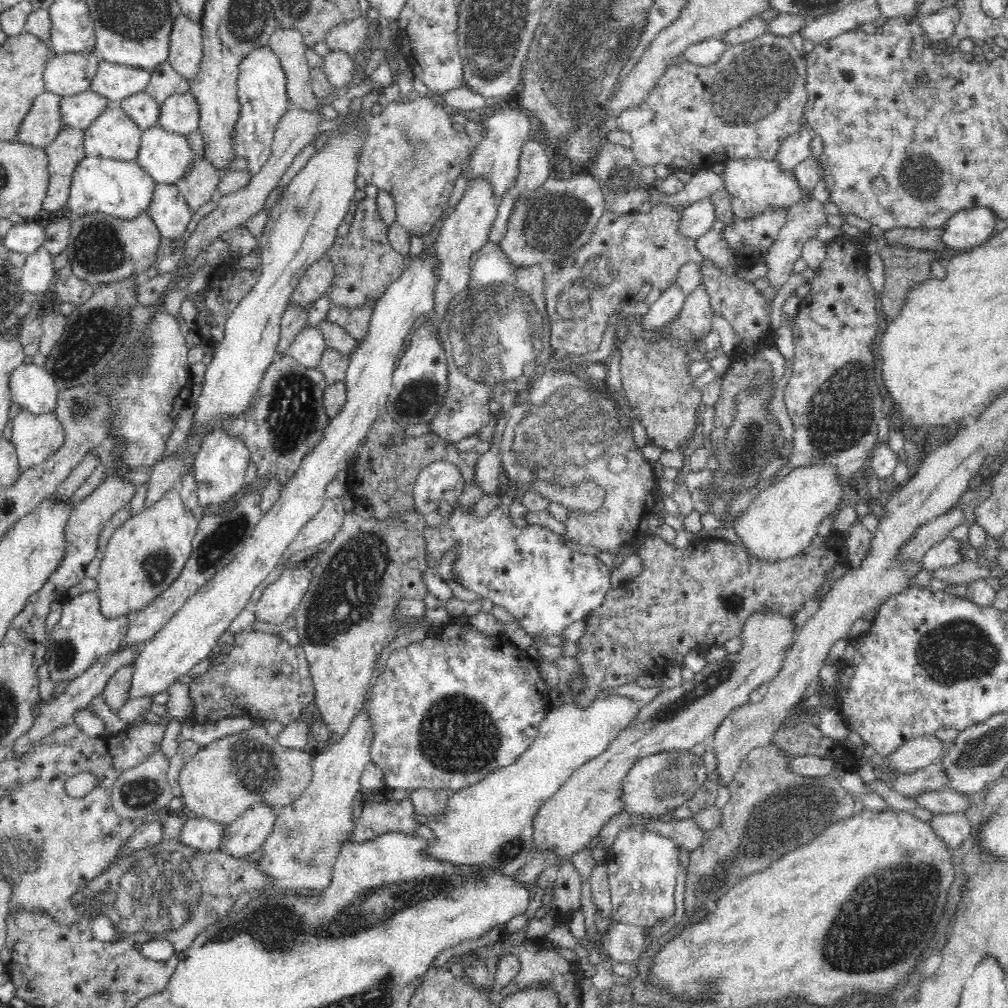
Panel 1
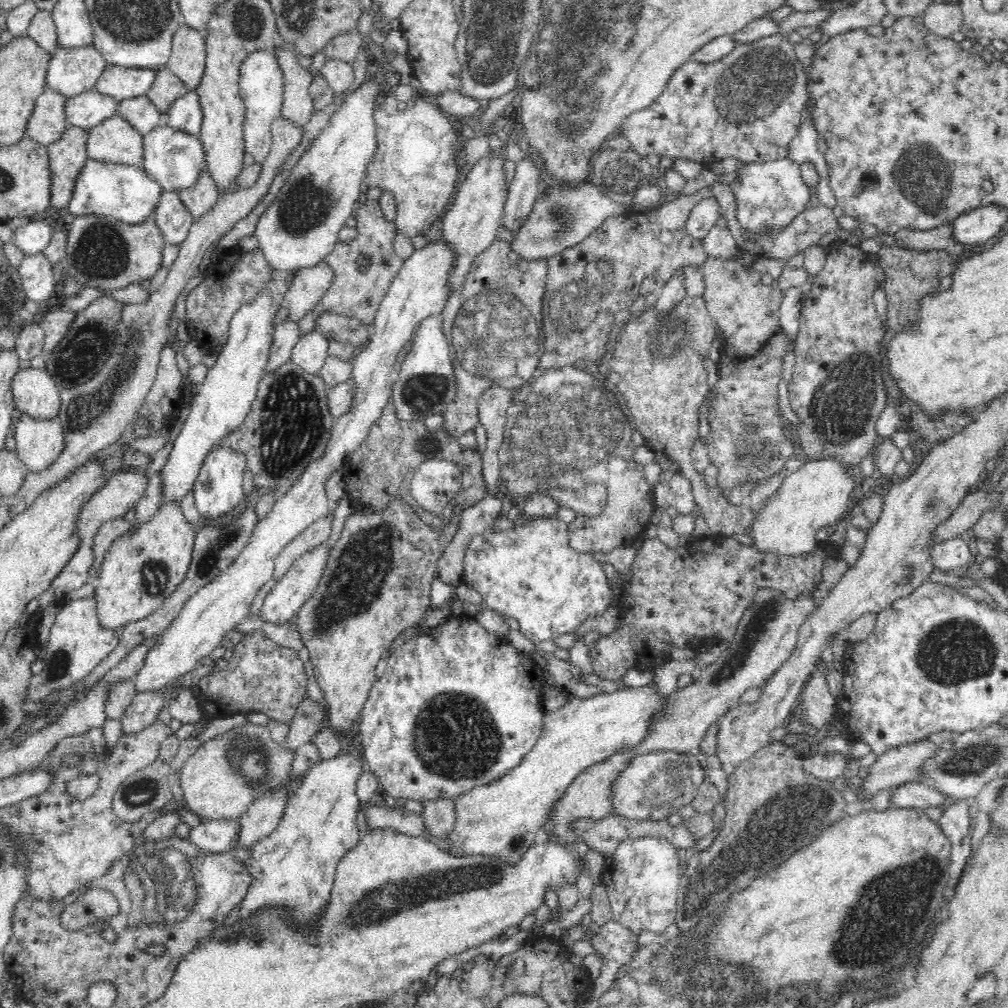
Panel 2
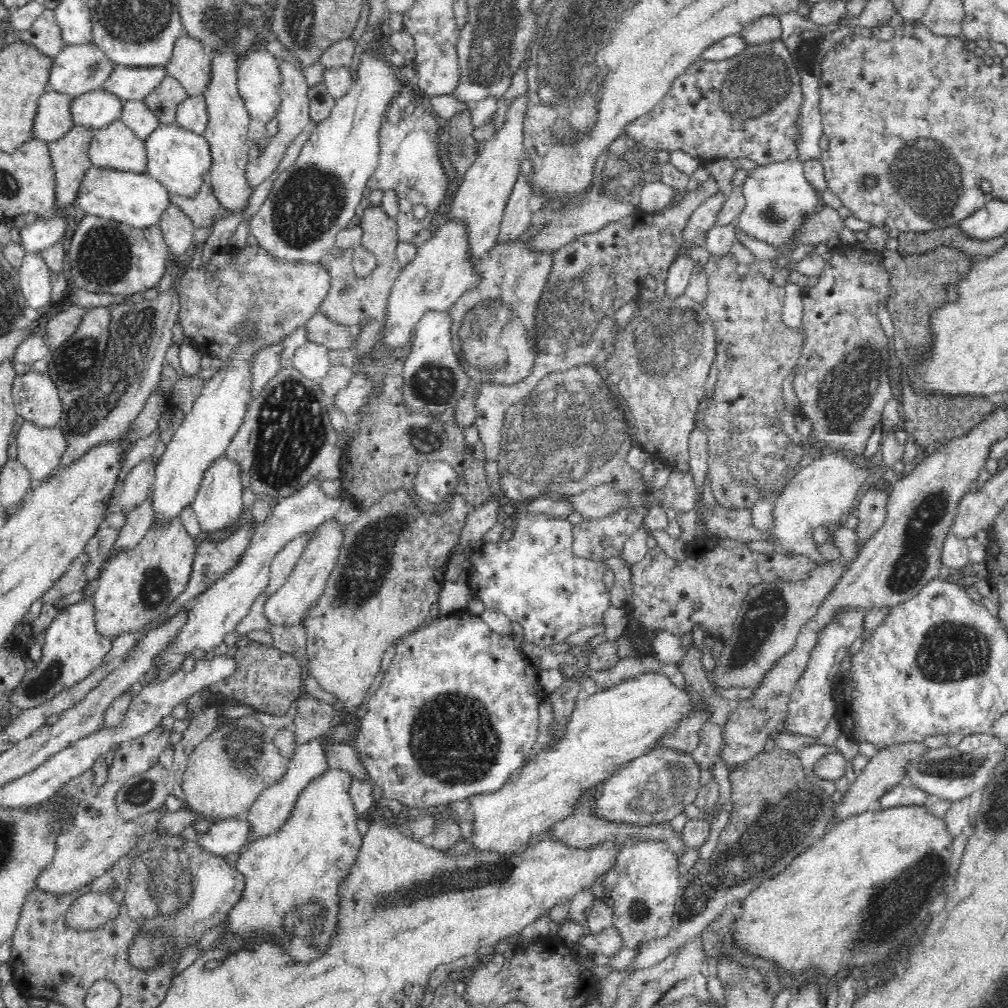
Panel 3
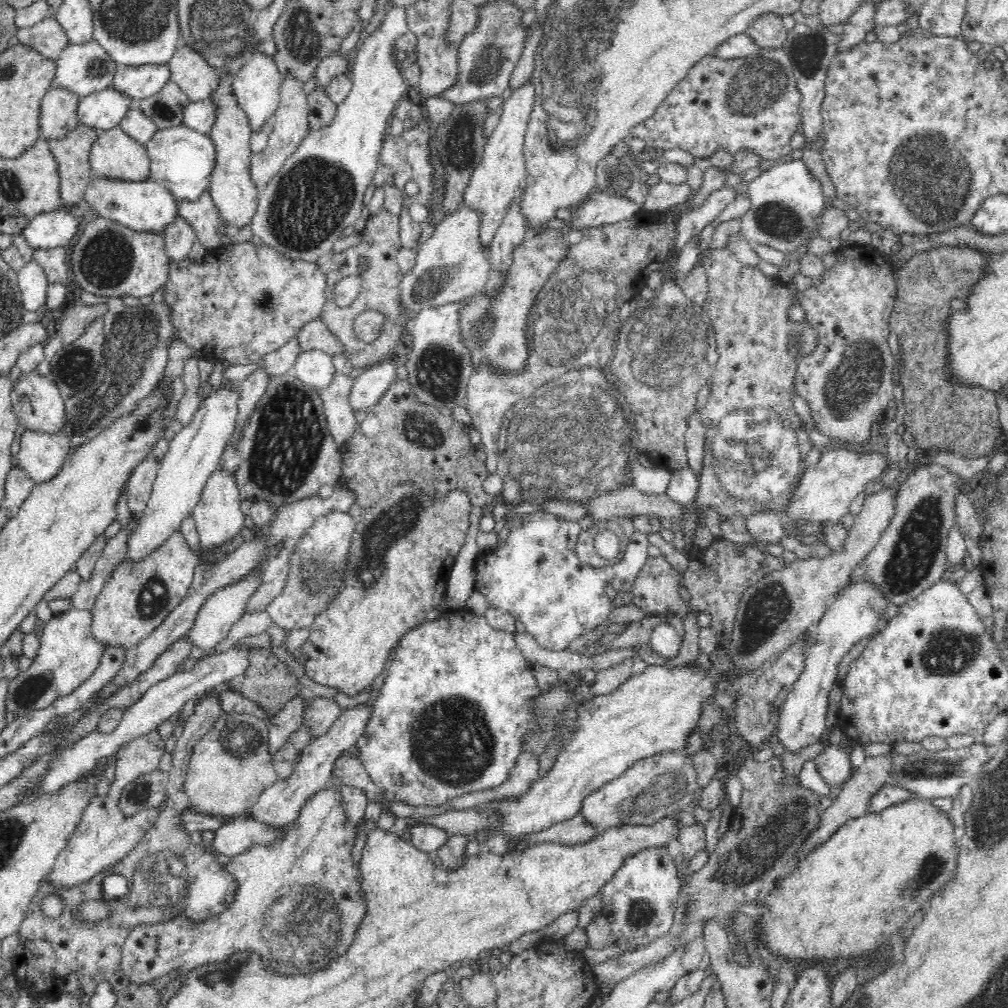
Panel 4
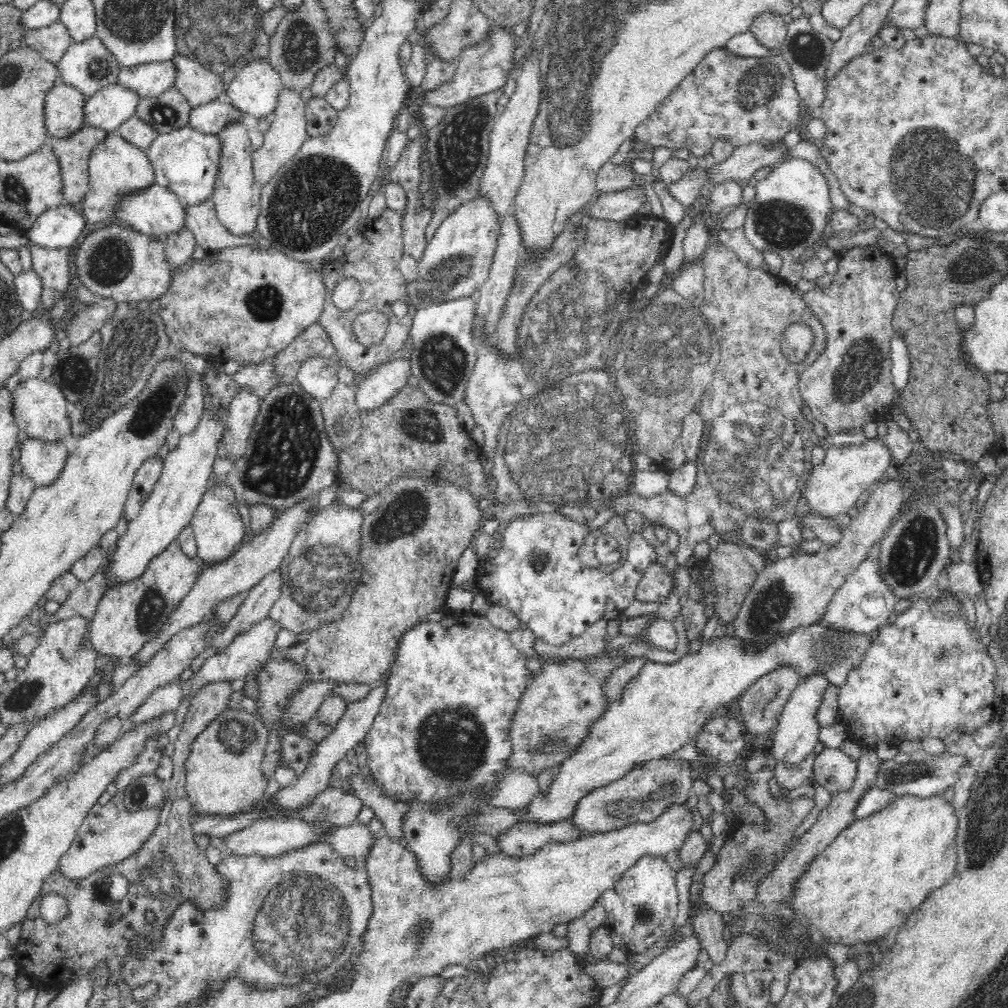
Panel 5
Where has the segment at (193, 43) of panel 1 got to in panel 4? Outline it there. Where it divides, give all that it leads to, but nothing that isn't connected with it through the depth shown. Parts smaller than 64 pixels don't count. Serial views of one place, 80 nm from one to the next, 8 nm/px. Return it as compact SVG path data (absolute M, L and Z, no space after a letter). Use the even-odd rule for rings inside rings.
M180 43L167 63L170 80L180 86L189 101L210 99L218 86L215 67L206 61L206 56L193 44Z

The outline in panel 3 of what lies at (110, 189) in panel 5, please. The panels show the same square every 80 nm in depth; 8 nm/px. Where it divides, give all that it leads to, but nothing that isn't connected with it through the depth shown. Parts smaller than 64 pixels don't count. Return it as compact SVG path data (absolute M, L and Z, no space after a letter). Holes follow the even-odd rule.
M120 119L93 131L89 146L92 165L146 172L145 143Z

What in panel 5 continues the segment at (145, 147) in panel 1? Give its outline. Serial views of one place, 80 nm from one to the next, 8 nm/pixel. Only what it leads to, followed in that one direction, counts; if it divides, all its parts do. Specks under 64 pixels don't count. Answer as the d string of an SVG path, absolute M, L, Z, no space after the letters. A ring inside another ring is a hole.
M188 124L181 127L158 134L146 153L153 168L153 182L170 189L184 205L194 205L212 194L222 145L214 135L202 134Z

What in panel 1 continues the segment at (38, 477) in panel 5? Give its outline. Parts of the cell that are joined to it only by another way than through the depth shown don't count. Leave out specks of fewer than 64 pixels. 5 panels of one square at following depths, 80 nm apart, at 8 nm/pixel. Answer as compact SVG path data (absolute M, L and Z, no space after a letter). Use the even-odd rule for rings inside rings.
M24 407L12 420L12 439L20 471L31 469L56 452L65 441L55 411L34 414Z

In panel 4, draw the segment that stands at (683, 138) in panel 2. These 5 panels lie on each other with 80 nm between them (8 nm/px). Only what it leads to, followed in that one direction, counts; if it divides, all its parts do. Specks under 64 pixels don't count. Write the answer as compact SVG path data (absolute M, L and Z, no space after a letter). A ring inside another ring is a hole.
M782 46L770 49L761 48L759 51L735 59L722 59L717 56L712 56L711 54L703 56L690 68L688 75L676 84L676 87L670 92L667 98L663 100L663 103L654 114L633 126L631 137L642 139L646 143L648 154L651 154L654 150L659 148L664 149L664 151L679 148L689 152L695 159L711 157L712 154L716 154L718 150L726 150L726 152L730 152L732 156L739 153L750 153L750 155L758 157L759 160L770 160L770 162L774 162L774 160L778 160L778 158L784 158L784 156L788 156L788 154L795 153L792 150L792 146L790 146L790 141L792 136L800 131L801 124L800 104L802 98L801 92L798 91L798 80L796 80L794 68L794 62L790 60L790 56L786 54Z

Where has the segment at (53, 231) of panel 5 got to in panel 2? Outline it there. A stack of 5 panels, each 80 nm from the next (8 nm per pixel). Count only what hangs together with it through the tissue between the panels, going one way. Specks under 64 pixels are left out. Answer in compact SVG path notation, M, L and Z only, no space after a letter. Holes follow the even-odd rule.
M46 221L30 222L30 224L20 226L9 242L26 255L33 255L42 251L48 244L52 229L52 224Z

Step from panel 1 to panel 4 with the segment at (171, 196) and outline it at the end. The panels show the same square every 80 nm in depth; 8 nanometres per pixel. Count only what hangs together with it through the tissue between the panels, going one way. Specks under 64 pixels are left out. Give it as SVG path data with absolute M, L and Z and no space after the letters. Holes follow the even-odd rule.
M176 216L172 224L166 225L162 230L165 240L166 253L170 259L178 260L188 257L197 234L194 227L182 216Z

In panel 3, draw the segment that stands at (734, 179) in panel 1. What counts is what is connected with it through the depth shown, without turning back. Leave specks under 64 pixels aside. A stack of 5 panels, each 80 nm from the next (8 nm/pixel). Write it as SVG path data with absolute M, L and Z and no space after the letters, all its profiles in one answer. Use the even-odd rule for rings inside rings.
M793 157L785 161L758 165L746 176L742 184L746 200L736 224L746 235L778 247L794 232L808 214L816 212L822 204L819 193L810 186L803 172L803 163Z

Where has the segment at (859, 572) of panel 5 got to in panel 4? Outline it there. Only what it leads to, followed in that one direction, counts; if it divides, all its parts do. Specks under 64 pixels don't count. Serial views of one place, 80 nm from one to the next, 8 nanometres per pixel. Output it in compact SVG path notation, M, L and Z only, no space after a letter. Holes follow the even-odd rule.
M846 584L842 594L838 594L828 603L828 610L821 621L810 627L809 631L815 635L815 639L807 650L802 674L799 674L799 679L786 697L778 720L776 735L779 742L784 744L785 750L798 752L802 747L822 738L824 730L827 729L828 695L836 687L838 664L856 642L873 635L883 625L881 615L885 613L886 606L887 600L872 585Z

